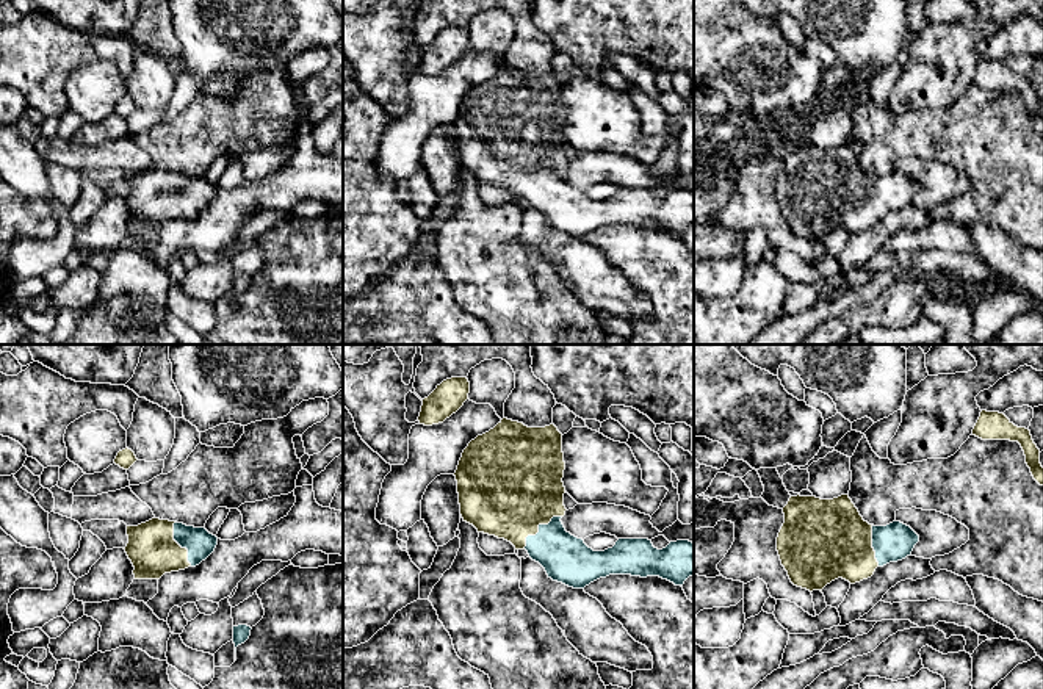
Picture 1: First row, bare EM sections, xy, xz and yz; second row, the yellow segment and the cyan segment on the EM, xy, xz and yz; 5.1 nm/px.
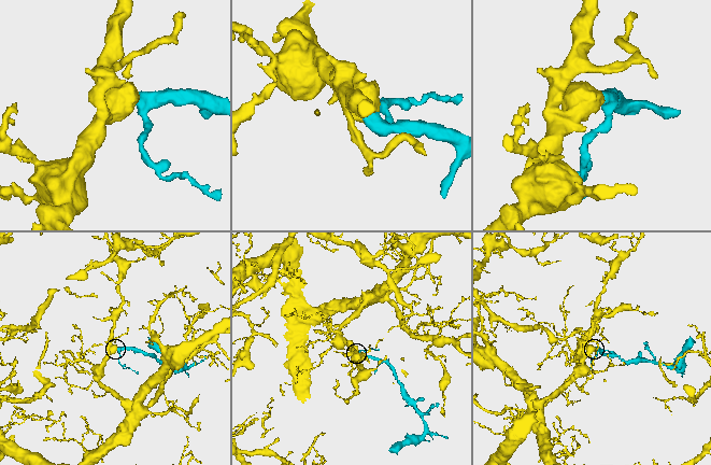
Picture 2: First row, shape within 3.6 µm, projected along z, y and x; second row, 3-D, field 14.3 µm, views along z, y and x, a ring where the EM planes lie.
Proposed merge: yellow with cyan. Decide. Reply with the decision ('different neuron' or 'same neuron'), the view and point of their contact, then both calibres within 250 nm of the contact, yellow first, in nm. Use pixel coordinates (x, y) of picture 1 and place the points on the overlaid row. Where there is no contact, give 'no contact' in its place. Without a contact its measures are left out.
same neuron; contact xz (537, 530); calibres 460 and 240 nm

